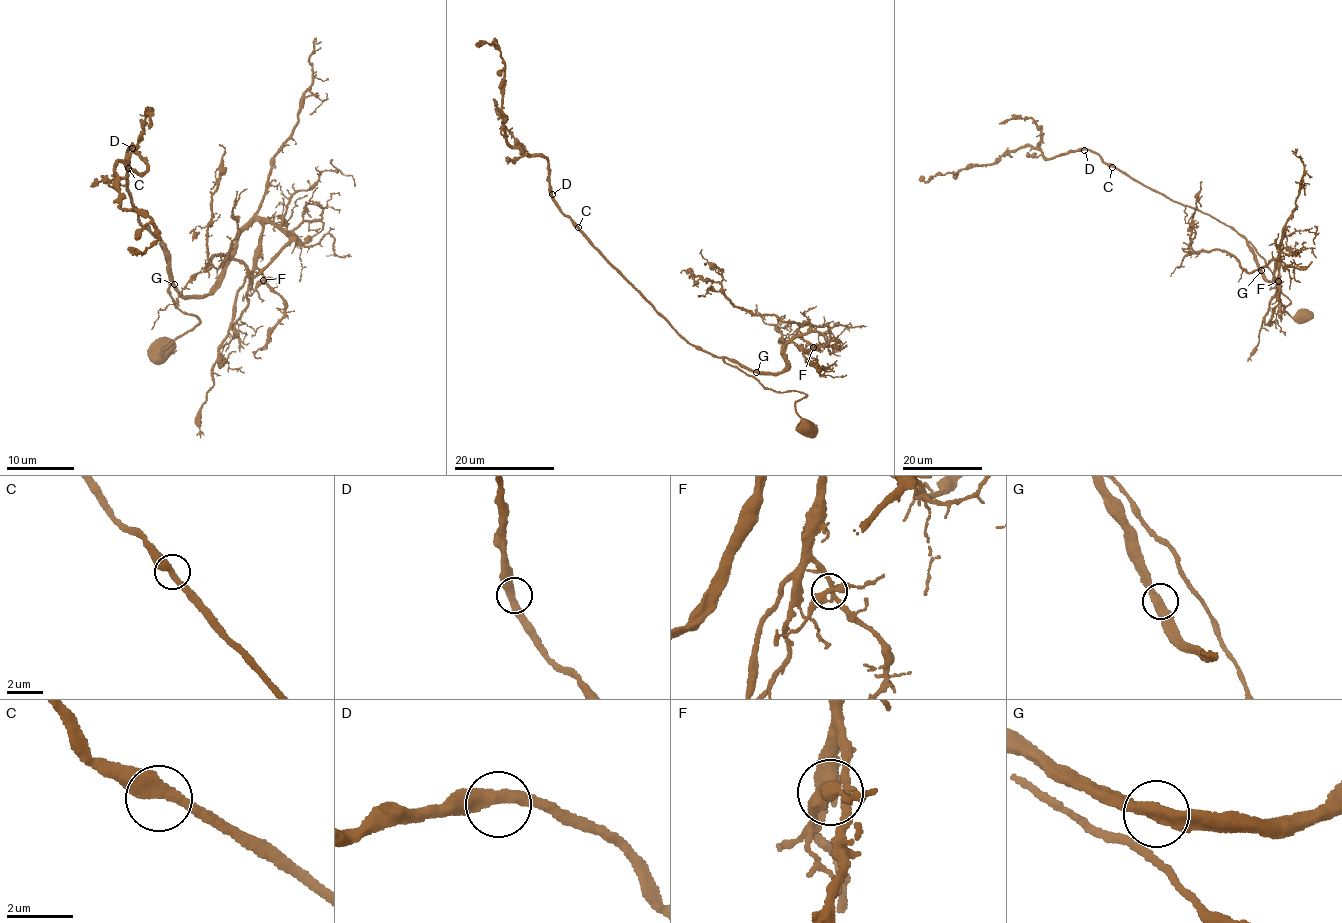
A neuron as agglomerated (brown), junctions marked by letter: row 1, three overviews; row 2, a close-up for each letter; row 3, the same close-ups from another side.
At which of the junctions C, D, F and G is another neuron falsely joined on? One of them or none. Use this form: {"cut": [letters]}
{"cut": []}

